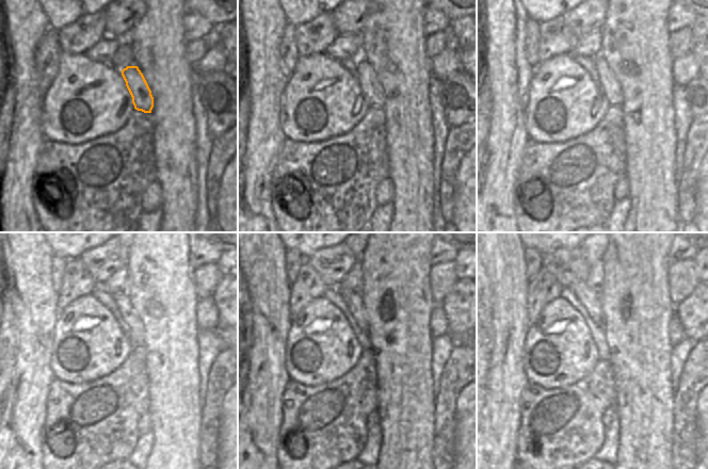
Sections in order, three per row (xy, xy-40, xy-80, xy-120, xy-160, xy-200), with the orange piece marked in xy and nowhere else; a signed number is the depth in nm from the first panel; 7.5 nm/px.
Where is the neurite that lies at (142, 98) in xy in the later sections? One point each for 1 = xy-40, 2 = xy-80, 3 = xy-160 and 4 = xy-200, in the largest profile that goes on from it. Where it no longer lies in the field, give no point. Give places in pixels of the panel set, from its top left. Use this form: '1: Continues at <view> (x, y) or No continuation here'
1: Continues at xy-40 (370, 84)
2: Continues at xy-80 (610, 87)
3: Continues at xy-160 (354, 302)
4: Continues at xy-200 (592, 301).

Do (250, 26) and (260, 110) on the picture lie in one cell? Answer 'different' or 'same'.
same

